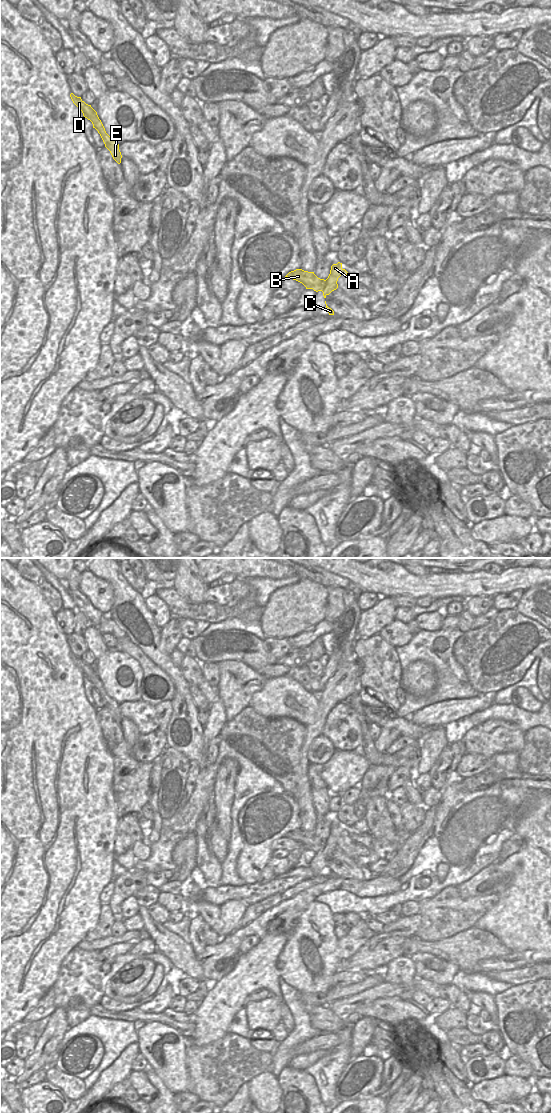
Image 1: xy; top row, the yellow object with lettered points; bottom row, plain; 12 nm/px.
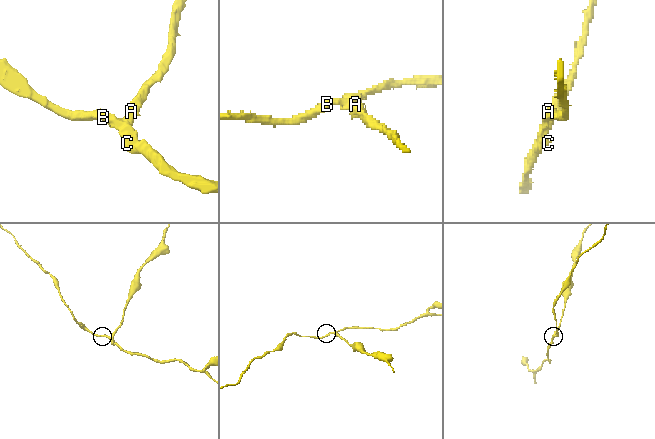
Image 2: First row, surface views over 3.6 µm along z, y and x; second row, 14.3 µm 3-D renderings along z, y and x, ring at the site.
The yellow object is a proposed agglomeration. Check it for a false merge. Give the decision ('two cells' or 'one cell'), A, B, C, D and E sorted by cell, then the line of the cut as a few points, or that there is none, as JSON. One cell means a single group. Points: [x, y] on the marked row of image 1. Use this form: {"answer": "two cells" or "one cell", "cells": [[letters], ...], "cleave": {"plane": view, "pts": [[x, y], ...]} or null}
{"answer": "one cell", "cells": [["A", "B", "C", "D", "E"]], "cleave": null}

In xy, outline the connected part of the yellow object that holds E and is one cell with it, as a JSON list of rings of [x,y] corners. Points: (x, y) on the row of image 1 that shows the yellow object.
[[[73,93],[70,94],[70,97],[73,103],[82,111],[83,116],[92,122],[93,128],[95,128],[100,134],[105,147],[110,151],[113,159],[120,164],[122,155],[119,150],[119,144],[106,133],[97,112],[91,107],[91,105],[86,104],[81,97],[77,97]]]

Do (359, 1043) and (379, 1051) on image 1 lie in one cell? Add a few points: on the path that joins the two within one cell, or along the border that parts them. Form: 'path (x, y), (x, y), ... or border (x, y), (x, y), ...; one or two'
border (372, 1035), (361, 1054); two

